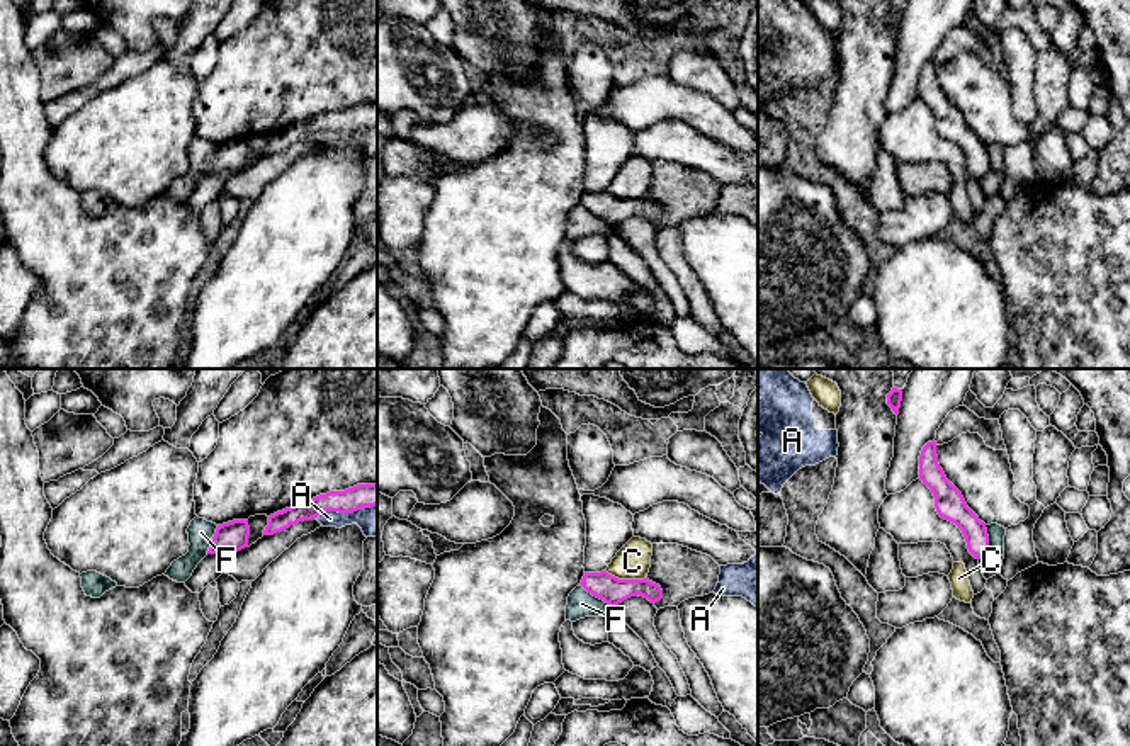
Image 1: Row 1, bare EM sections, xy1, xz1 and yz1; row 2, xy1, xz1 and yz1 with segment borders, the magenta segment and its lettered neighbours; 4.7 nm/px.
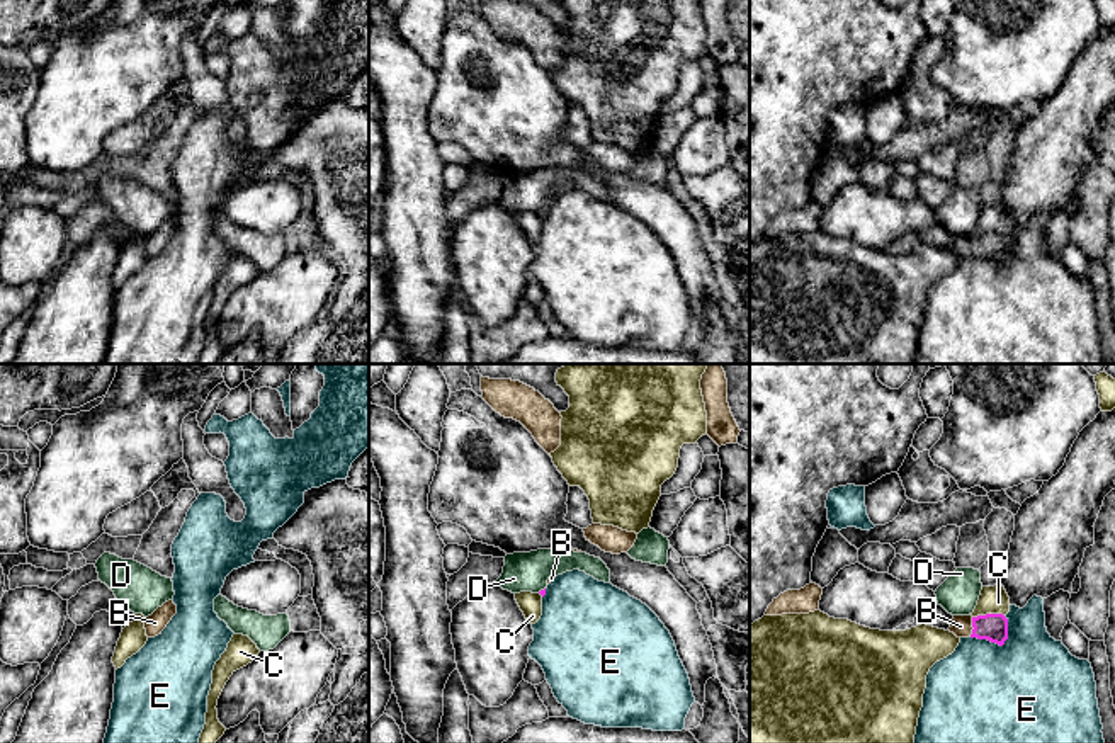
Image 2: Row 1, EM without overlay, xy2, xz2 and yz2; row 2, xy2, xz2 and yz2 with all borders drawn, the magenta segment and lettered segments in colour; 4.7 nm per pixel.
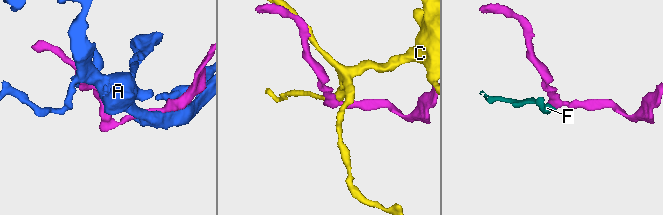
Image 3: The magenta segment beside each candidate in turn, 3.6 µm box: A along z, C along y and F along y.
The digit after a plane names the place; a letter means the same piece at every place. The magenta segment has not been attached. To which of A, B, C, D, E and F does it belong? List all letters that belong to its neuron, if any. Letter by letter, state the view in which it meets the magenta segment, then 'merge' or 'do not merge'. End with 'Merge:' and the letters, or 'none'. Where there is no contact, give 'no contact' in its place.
A: xy1 | do not merge
B: yz2 | merge
C: xz1 | do not merge
D: xz2 | do not merge
E: yz2 | do not merge
F: xz1 | do not merge
Merge: B

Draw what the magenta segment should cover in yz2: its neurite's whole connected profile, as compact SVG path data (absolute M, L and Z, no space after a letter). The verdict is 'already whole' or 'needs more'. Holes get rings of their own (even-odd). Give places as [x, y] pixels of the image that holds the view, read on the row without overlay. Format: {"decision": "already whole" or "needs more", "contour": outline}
{"decision": "needs more", "contour": "M986 233L972 236L969 235L954 235L950 247L957 257L977 257L988 258L999 265L1008 258L1008 238L1003 233Z"}

